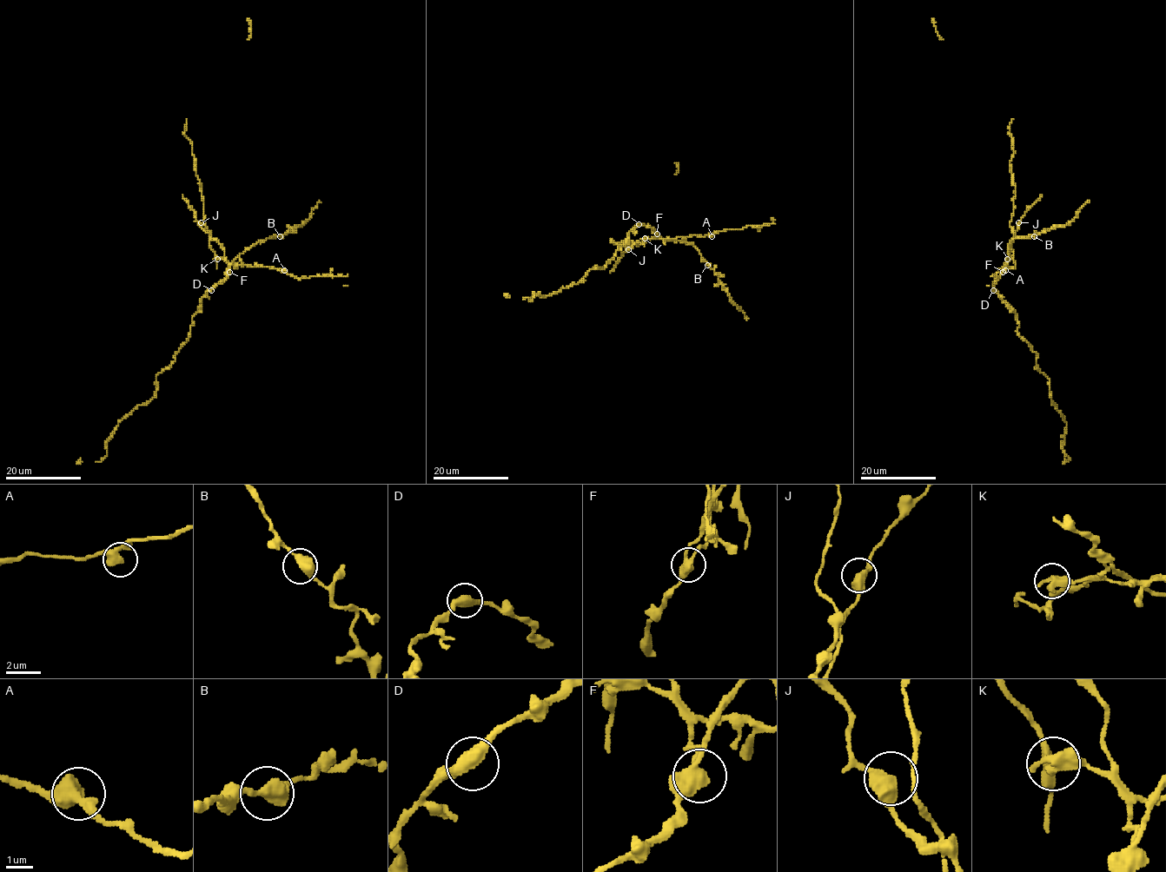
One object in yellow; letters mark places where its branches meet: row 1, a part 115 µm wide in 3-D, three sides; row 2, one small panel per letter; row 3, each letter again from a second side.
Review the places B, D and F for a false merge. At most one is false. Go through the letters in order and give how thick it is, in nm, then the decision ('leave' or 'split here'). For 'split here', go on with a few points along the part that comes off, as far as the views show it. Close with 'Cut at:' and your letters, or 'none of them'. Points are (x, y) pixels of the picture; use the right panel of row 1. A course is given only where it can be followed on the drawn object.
B: 480 nm thick; leave
D: 460 nm thick; leave
F: 480 nm thick; split here; foreign part runs (1003, 272), (1013, 237), (1009, 224), (1015, 185), (1009, 130), (1013, 118)
Cut at: F

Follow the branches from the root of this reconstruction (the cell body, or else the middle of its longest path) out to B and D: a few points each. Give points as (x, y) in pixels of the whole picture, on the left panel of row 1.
B: (228, 263), (254, 244), (280, 236)
D: (228, 263), (227, 276), (211, 290)

